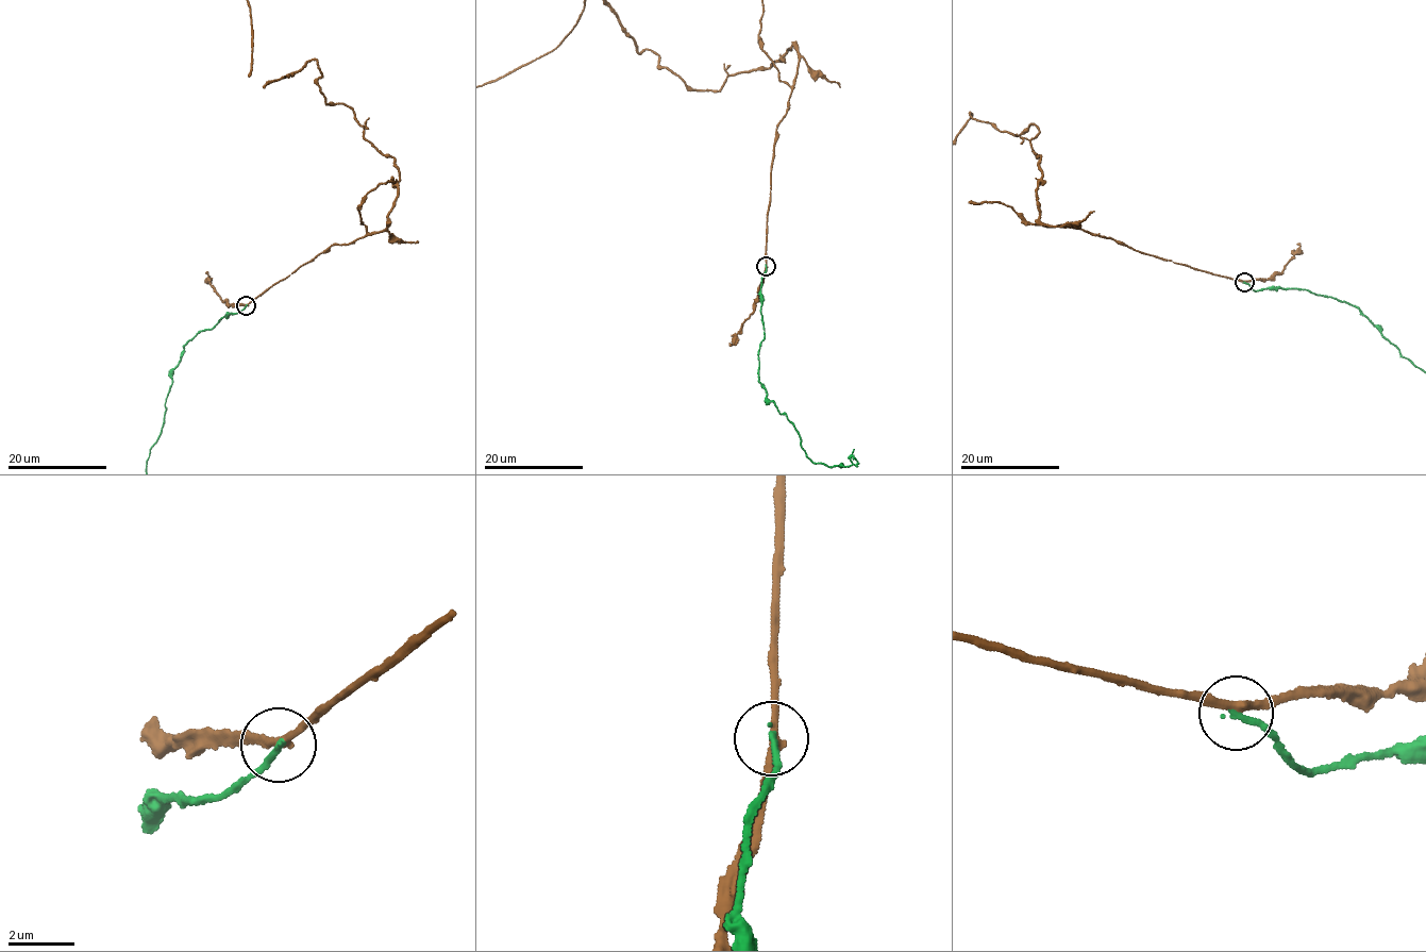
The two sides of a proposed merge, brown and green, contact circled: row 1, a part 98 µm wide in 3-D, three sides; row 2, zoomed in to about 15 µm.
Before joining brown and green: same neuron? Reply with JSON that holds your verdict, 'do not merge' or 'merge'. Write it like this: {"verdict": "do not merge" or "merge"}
{"verdict": "do not merge"}

